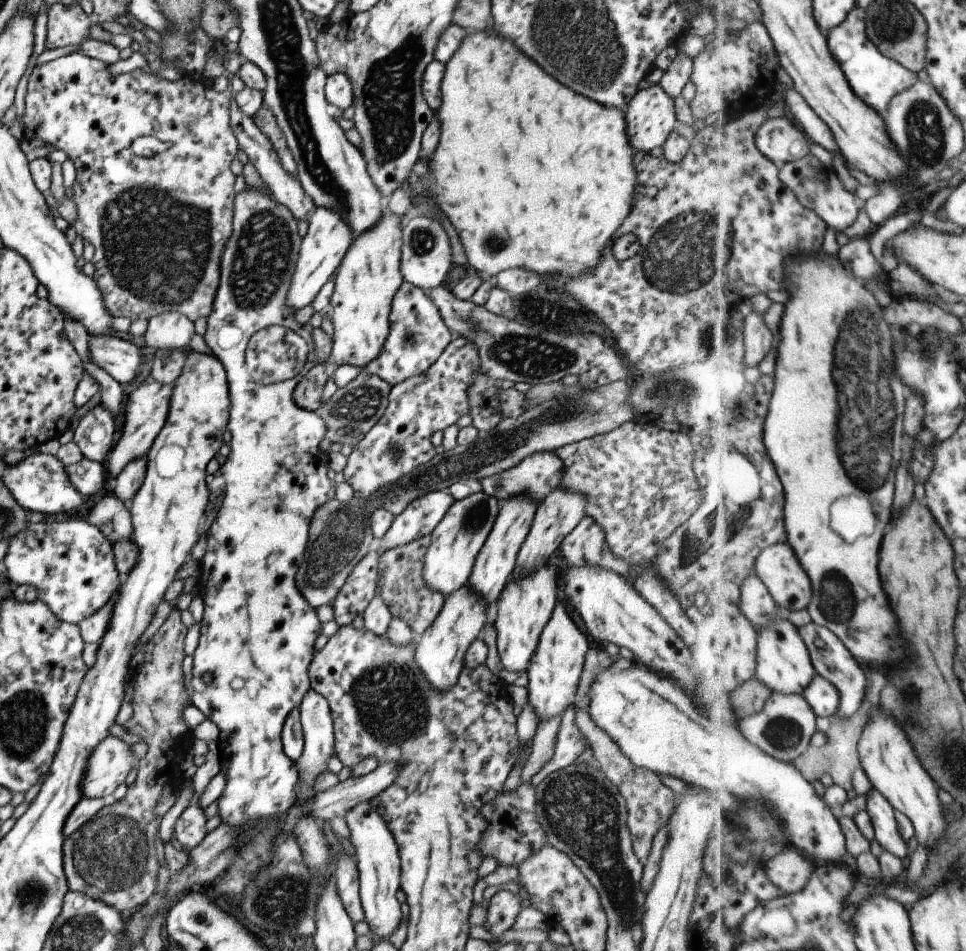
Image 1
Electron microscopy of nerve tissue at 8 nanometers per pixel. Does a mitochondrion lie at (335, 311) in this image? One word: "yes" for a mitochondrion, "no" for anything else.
no

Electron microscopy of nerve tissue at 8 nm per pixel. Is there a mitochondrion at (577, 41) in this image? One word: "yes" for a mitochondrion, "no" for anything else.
yes

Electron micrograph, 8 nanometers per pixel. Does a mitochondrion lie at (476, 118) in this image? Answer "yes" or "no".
no

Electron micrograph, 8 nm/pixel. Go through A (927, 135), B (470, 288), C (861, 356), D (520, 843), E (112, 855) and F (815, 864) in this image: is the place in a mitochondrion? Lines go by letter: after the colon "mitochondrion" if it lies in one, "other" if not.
A: mitochondrion
B: other
C: mitochondrion
D: other
E: mitochondrion
F: other

